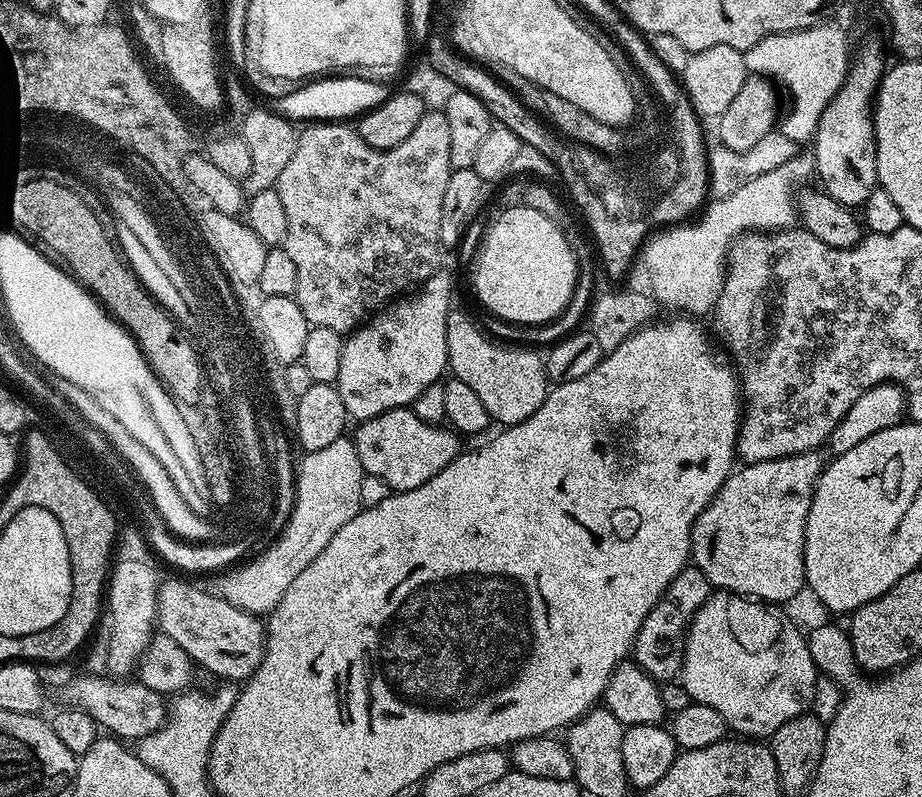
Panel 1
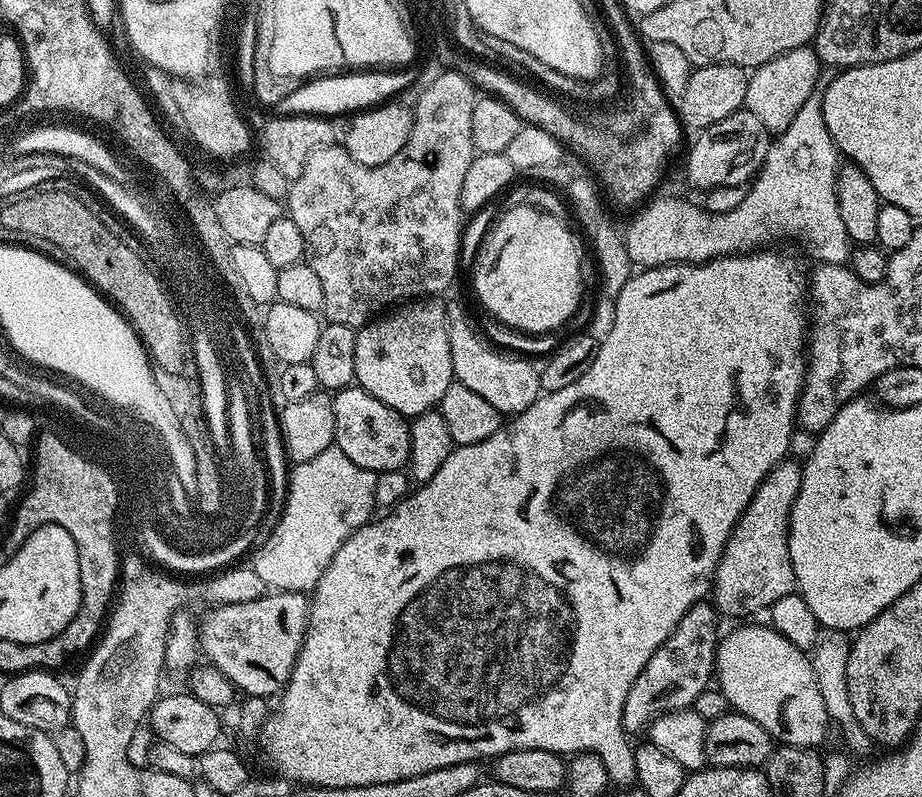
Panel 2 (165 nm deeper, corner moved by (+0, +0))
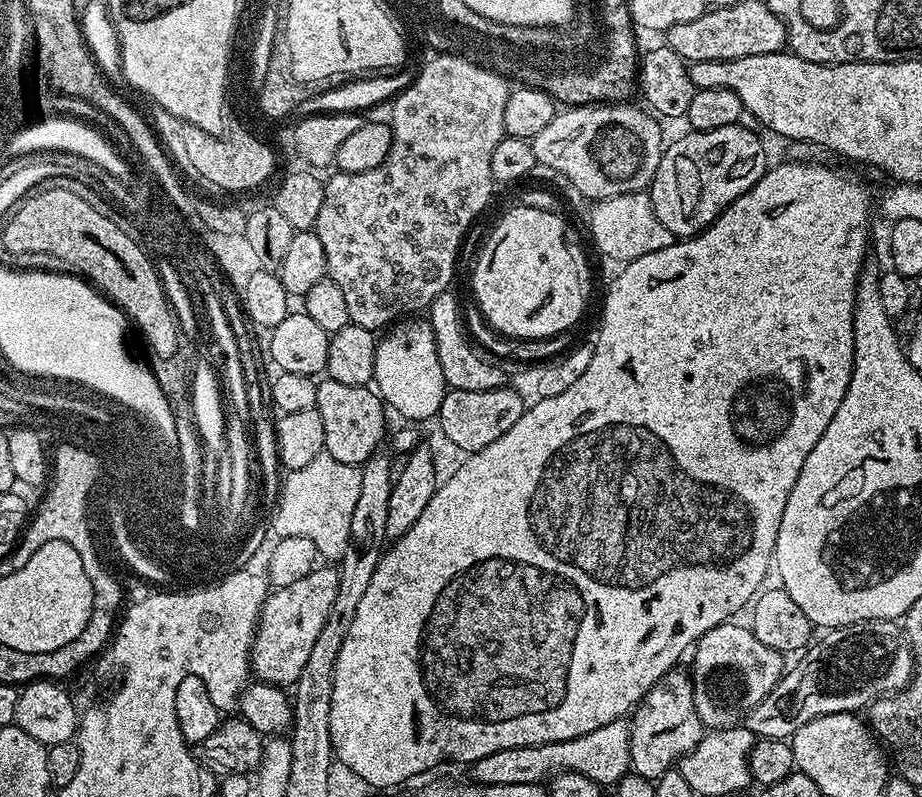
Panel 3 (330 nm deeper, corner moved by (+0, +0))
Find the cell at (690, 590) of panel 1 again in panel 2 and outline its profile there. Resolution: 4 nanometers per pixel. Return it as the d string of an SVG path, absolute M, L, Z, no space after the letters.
M701 602L690 606L682 618L678 618L678 626L654 650L650 662L634 678L634 686L630 686L630 694L626 694L626 702L622 710L624 730L629 734L643 733L652 721L667 712L680 712L691 708L694 698L702 694L702 690L710 687L716 666L716 646L722 639L721 629L716 629L718 613L711 603Z

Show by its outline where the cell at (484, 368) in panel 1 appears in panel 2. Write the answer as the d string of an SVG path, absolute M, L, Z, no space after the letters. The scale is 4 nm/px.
M449 303L447 309L450 362L455 383L474 390L474 394L480 395L485 402L490 402L490 406L494 406L494 410L501 414L515 414L529 408L542 394L537 365L532 365L535 363L523 355L505 350L495 343L492 345L468 321L462 305Z

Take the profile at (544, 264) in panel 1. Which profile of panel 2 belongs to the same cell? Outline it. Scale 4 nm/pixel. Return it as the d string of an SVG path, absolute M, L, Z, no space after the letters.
M518 205L500 212L500 221L480 248L476 269L472 272L472 284L480 304L492 316L497 316L501 325L517 332L551 332L563 329L563 324L576 312L580 295L584 292L584 260L580 257L580 244L567 228L565 221L551 217L542 210Z

